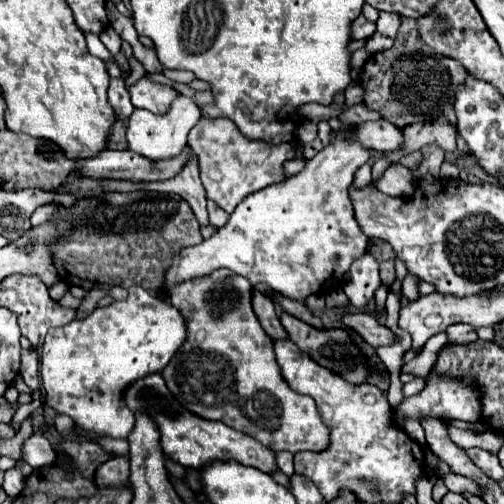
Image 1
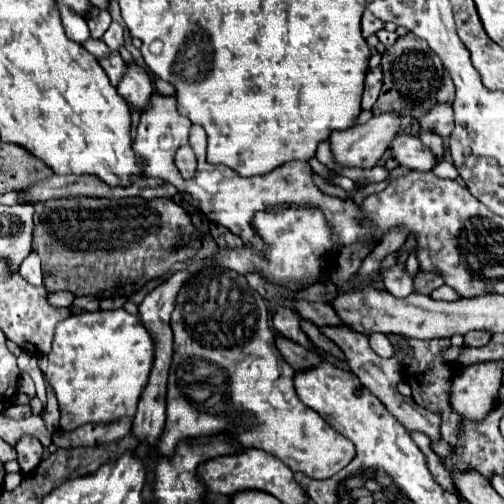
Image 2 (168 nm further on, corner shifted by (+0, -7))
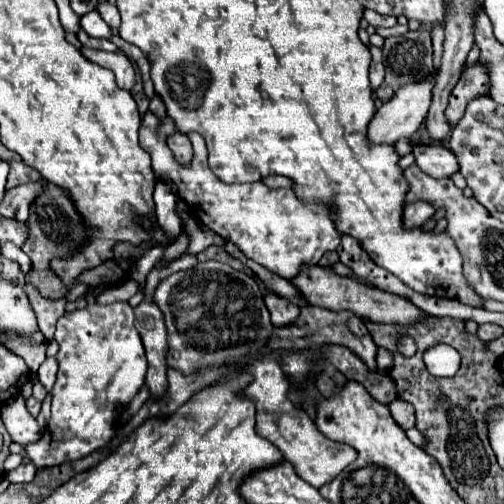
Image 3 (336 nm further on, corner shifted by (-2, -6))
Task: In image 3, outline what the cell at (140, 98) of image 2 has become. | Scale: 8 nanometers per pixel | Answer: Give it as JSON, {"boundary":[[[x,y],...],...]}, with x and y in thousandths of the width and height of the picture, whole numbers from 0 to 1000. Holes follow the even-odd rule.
{"boundary":[[[163,91],[159,103],[175,123],[190,123],[202,135],[218,135],[230,147],[230,167],[238,175],[258,179],[266,171],[266,131],[242,103],[202,103],[171,91]]]}

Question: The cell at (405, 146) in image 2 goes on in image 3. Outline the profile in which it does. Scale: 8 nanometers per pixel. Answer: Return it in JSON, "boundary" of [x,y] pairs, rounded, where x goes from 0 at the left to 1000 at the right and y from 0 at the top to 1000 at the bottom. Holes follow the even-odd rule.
{"boundary":[[[829,286],[817,302],[825,325],[861,353],[893,353],[913,337],[905,310],[877,286]]]}

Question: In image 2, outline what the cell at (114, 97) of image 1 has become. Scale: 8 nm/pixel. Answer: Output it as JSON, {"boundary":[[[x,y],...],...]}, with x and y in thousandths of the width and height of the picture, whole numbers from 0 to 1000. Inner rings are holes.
{"boundary":[[[222,105],[222,113],[218,117],[198,117],[198,129],[206,133],[206,141],[214,145],[214,153],[218,153],[218,165],[226,169],[226,173],[234,173],[234,165],[242,161],[242,153],[246,153],[246,137],[250,137],[250,125],[242,121],[242,113],[238,113],[238,105]]]}

